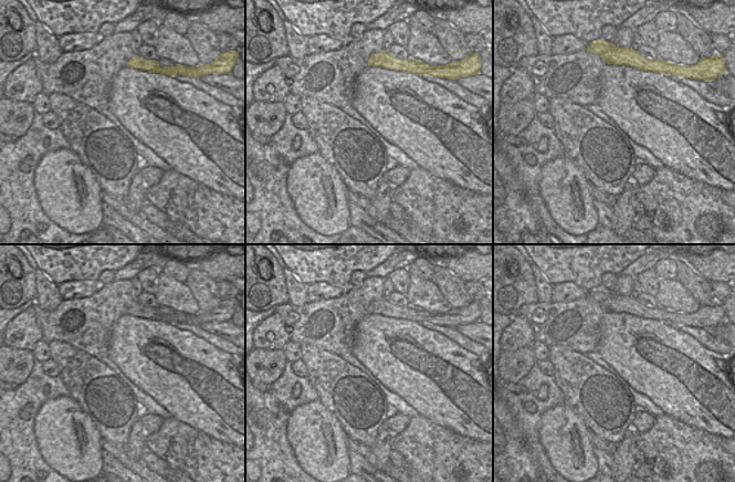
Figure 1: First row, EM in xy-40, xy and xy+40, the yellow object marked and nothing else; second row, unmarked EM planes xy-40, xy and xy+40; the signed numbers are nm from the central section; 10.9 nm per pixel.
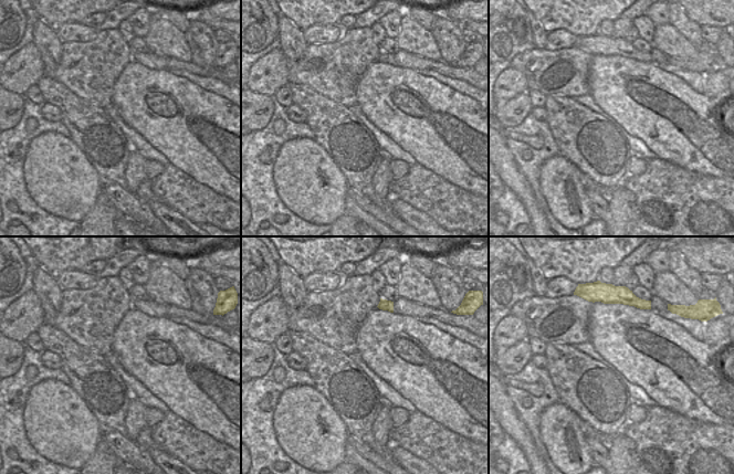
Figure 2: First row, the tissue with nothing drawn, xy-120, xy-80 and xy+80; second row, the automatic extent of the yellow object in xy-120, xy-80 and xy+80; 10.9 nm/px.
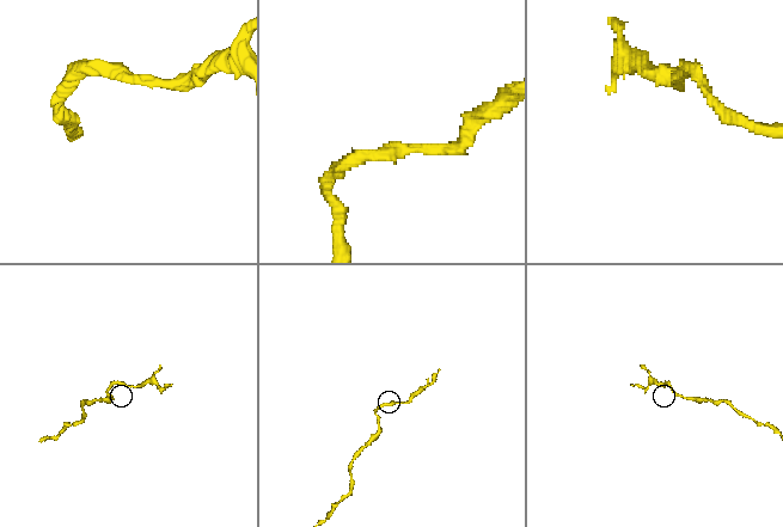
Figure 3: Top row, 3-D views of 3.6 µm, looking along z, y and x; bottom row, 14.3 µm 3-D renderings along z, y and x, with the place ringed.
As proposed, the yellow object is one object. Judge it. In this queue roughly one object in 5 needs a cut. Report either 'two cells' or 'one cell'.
one cell

